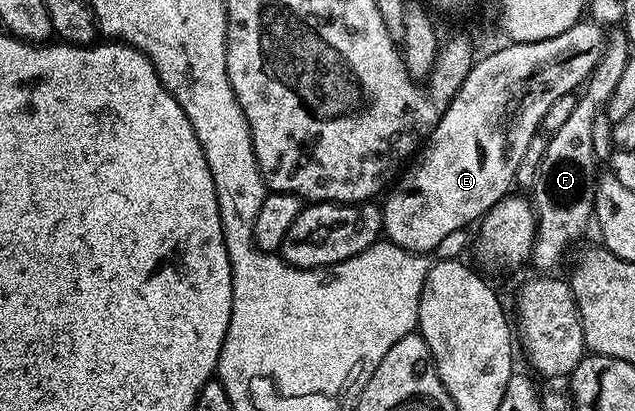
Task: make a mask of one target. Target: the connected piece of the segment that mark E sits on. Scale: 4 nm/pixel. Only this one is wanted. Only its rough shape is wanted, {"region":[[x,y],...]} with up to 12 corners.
{"region":[[602,26],[504,43],[380,211],[385,238],[434,253],[515,186],[552,97]]}

